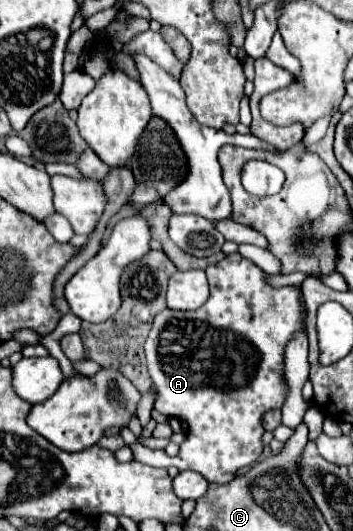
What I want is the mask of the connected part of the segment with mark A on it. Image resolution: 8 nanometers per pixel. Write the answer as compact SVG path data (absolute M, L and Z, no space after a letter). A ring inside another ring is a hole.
M230 253L226 255L222 261L210 265L206 269L206 275L208 275L208 283L210 283L210 299L206 301L206 305L202 305L198 311L172 311L172 309L164 309L162 313L156 315L154 323L152 323L152 331L146 339L148 345L144 345L146 349L146 359L150 359L148 363L148 371L150 371L150 377L158 389L158 399L156 399L156 407L158 407L158 413L162 415L168 415L168 417L176 417L180 421L186 421L186 441L180 445L180 451L176 457L168 457L164 450L152 450L139 443L132 445L132 451L134 451L134 459L140 461L140 463L146 463L146 465L152 465L152 467L176 467L178 471L196 471L200 475L204 475L210 483L228 483L232 481L232 477L236 477L238 469L242 467L248 467L252 465L254 461L258 461L258 457L262 455L262 433L264 433L264 427L262 427L262 415L270 409L280 409L284 399L286 399L286 393L288 393L288 387L282 383L282 373L284 373L284 347L288 343L288 339L294 335L296 327L302 323L300 319L300 295L298 295L298 289L296 287L272 287L266 283L266 273L254 265L252 261L244 259L240 253Z

